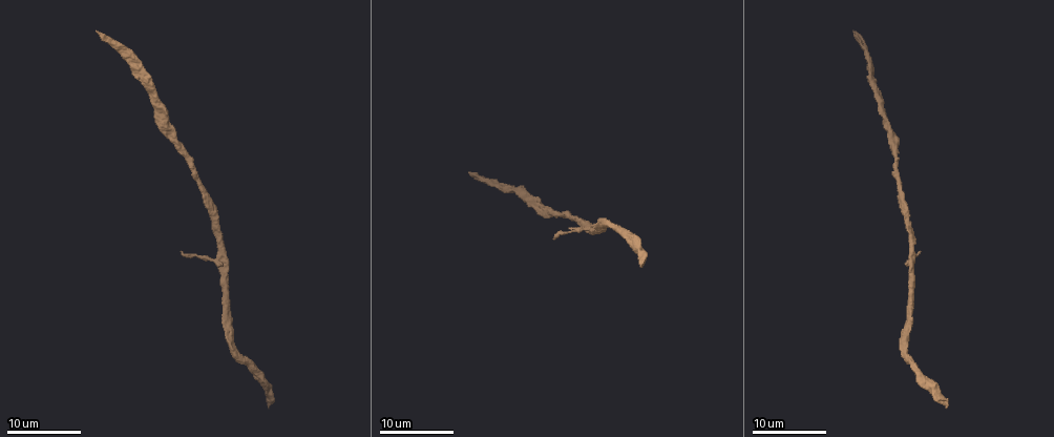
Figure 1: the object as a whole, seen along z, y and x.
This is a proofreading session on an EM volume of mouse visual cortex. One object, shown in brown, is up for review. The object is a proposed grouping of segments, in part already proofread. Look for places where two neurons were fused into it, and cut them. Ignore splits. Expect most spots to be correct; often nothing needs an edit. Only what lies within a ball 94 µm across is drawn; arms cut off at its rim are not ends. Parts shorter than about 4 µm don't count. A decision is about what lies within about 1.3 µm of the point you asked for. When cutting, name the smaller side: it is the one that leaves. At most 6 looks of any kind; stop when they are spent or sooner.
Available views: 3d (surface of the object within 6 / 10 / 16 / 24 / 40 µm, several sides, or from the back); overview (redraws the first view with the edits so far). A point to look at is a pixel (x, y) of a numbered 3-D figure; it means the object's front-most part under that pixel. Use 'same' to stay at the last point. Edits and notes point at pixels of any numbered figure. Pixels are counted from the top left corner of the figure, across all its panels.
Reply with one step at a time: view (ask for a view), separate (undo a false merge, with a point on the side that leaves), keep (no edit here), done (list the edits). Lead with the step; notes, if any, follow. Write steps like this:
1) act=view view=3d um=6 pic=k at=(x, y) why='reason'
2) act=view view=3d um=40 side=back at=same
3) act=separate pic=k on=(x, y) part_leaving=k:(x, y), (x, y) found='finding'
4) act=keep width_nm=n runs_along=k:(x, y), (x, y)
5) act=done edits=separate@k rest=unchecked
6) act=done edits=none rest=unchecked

act=view view=3d um=10 pic=1 at=(582, 220)

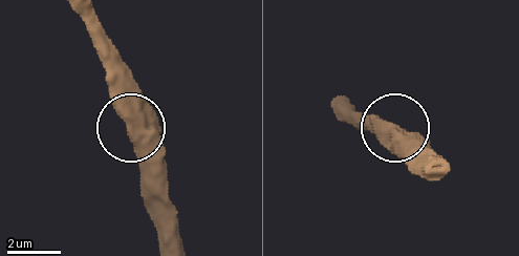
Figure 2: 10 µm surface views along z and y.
act=keep width_nm=730 found='one neuron here'

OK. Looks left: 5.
act=view view=3d um=10 pic=1 at=(212, 259)

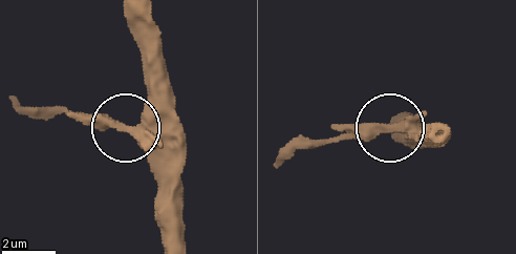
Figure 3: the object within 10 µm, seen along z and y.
act=separate pic=3 on=(107, 124) side_arm_um=5 part_leaving=3:(144, 140), (58, 112), (30, 112), (13, 101) found='a second neuron is stuck on'

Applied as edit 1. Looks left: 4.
act=view view=overview

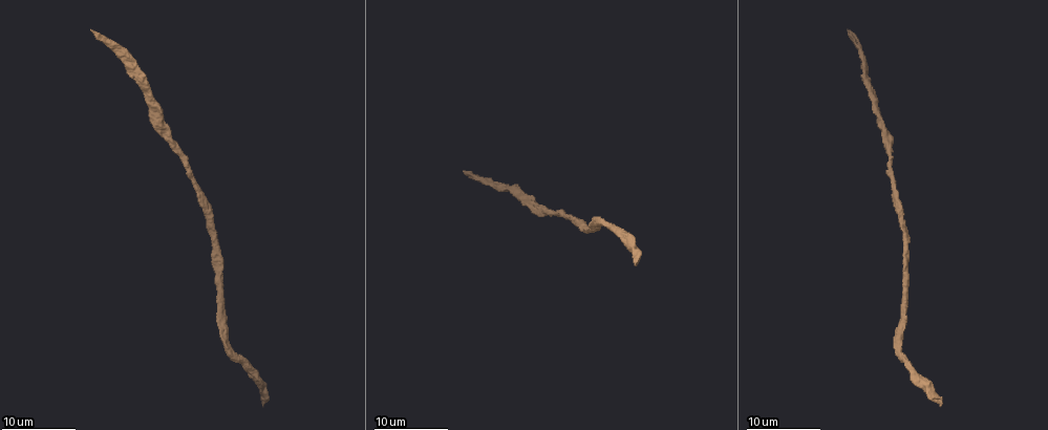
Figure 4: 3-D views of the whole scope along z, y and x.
act=view view=3d um=16 pic=4 at=(224, 344) why='thin neck'

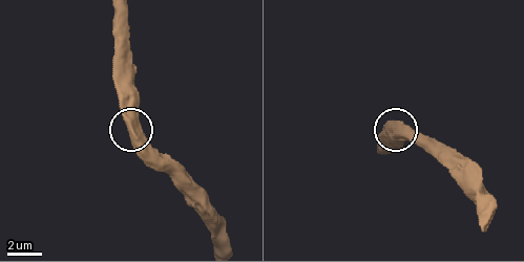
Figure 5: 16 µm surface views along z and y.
act=keep runs_along=5:(116, 17), (116, 67), (127, 123), (165, 164) found='all the same neuron'

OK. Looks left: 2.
act=done edits=separate@3 rest=unchecked

